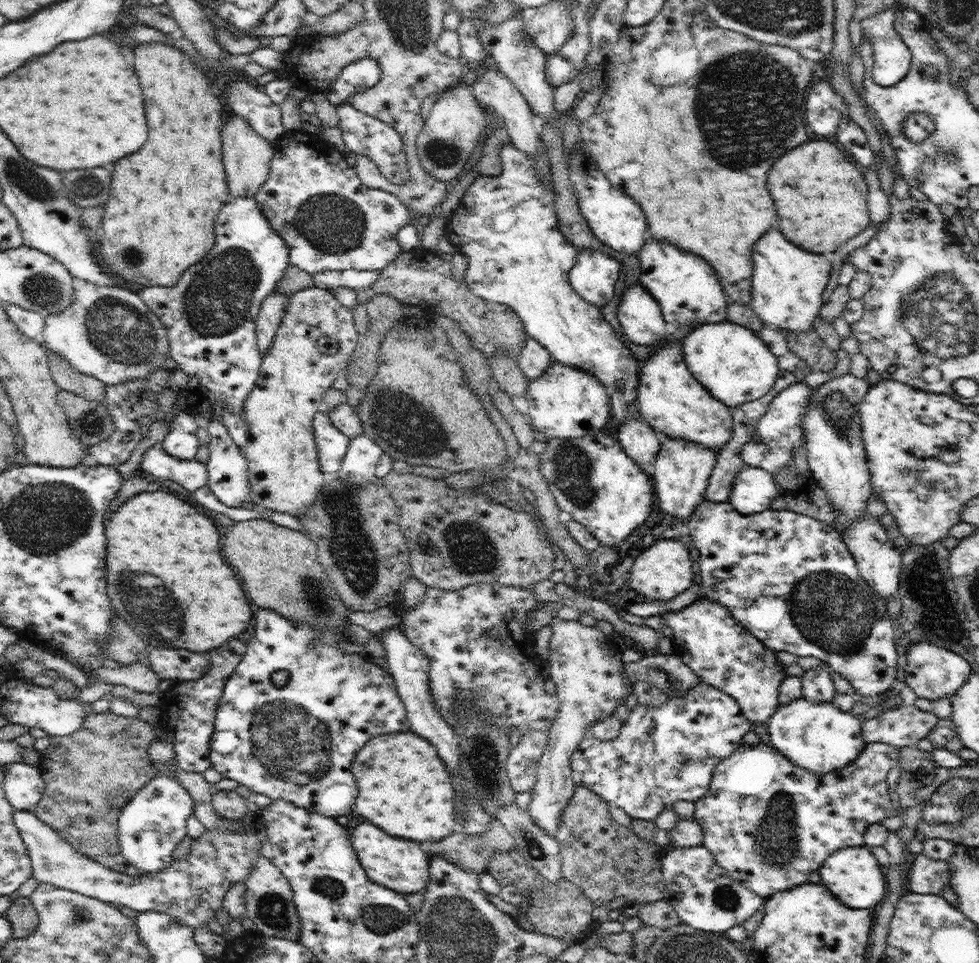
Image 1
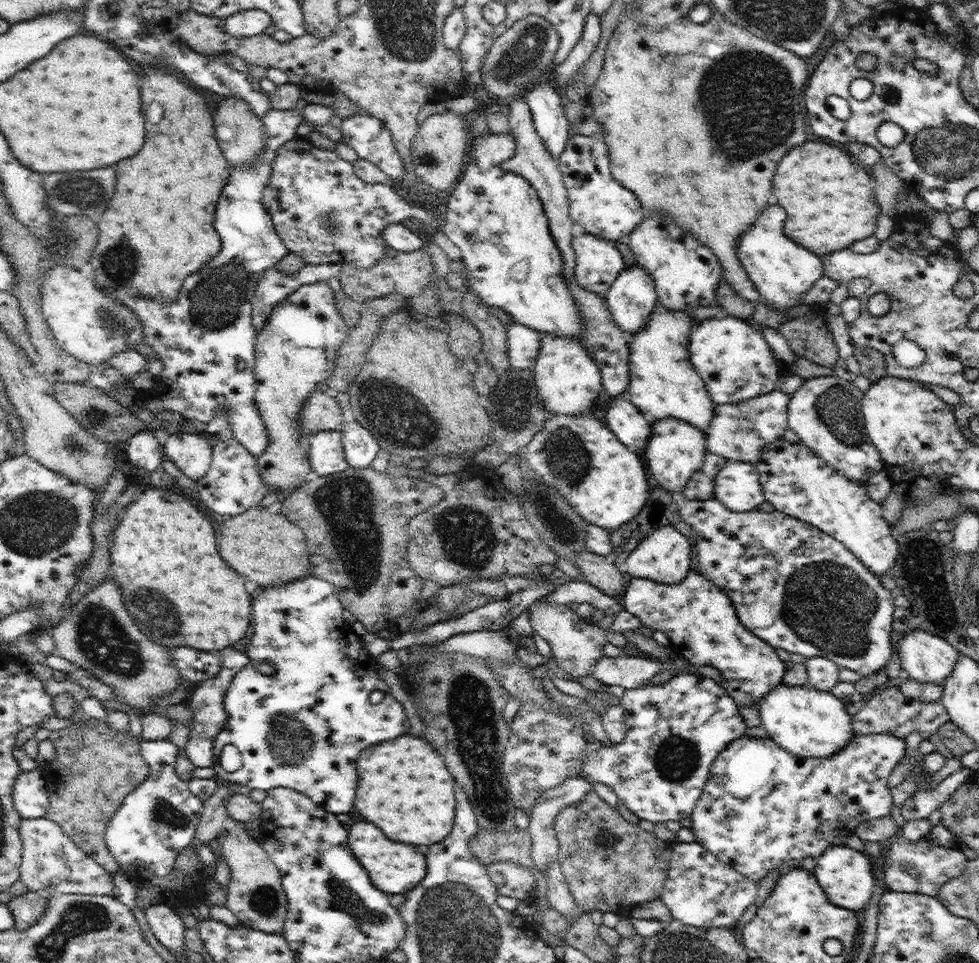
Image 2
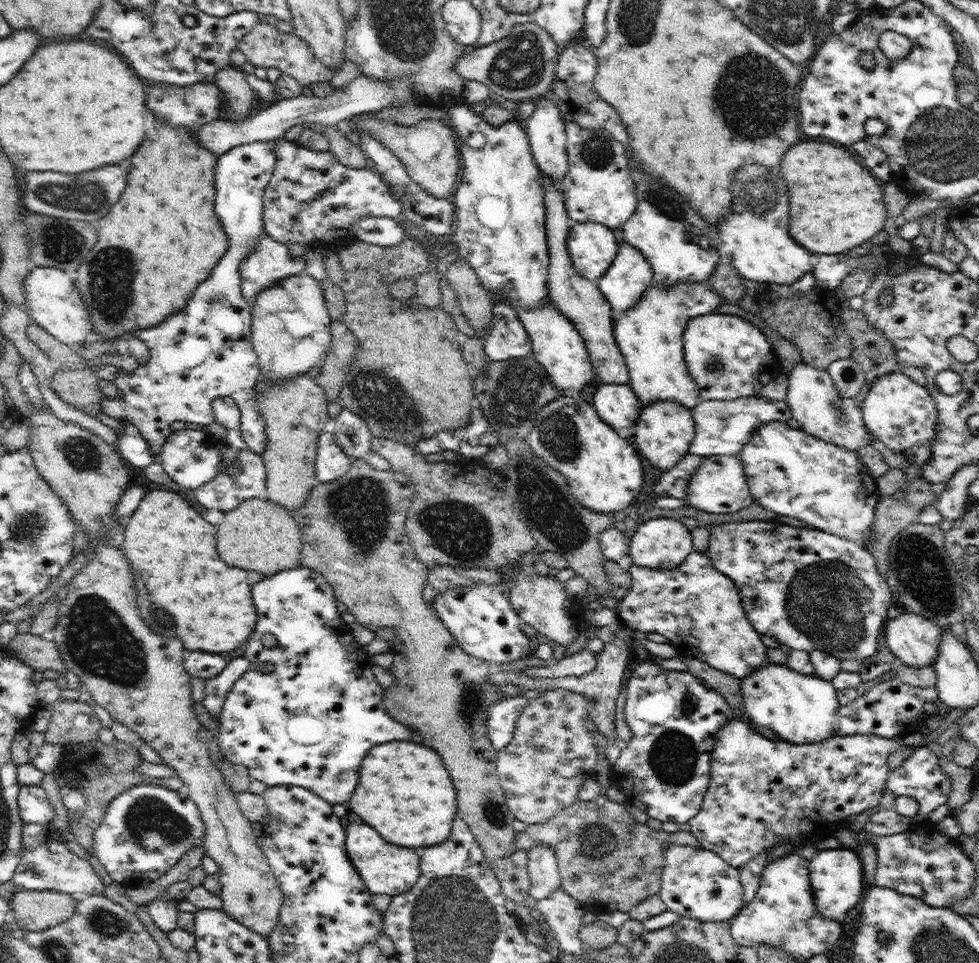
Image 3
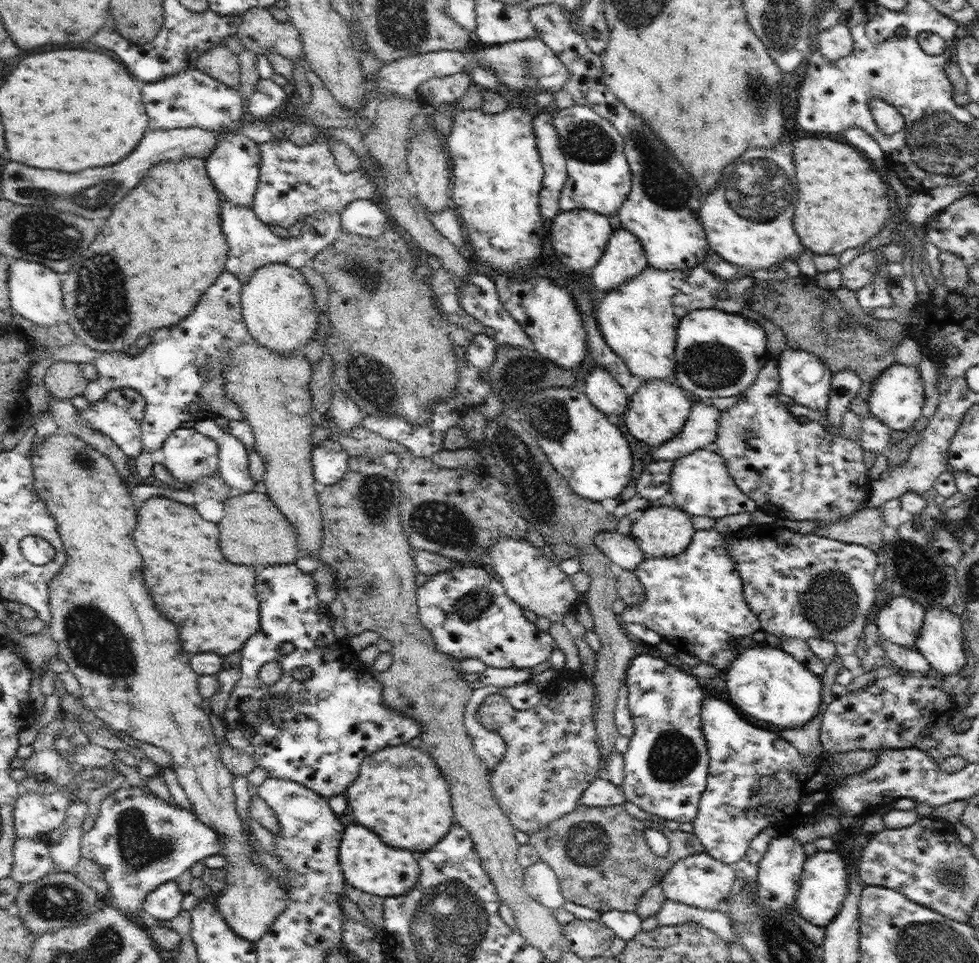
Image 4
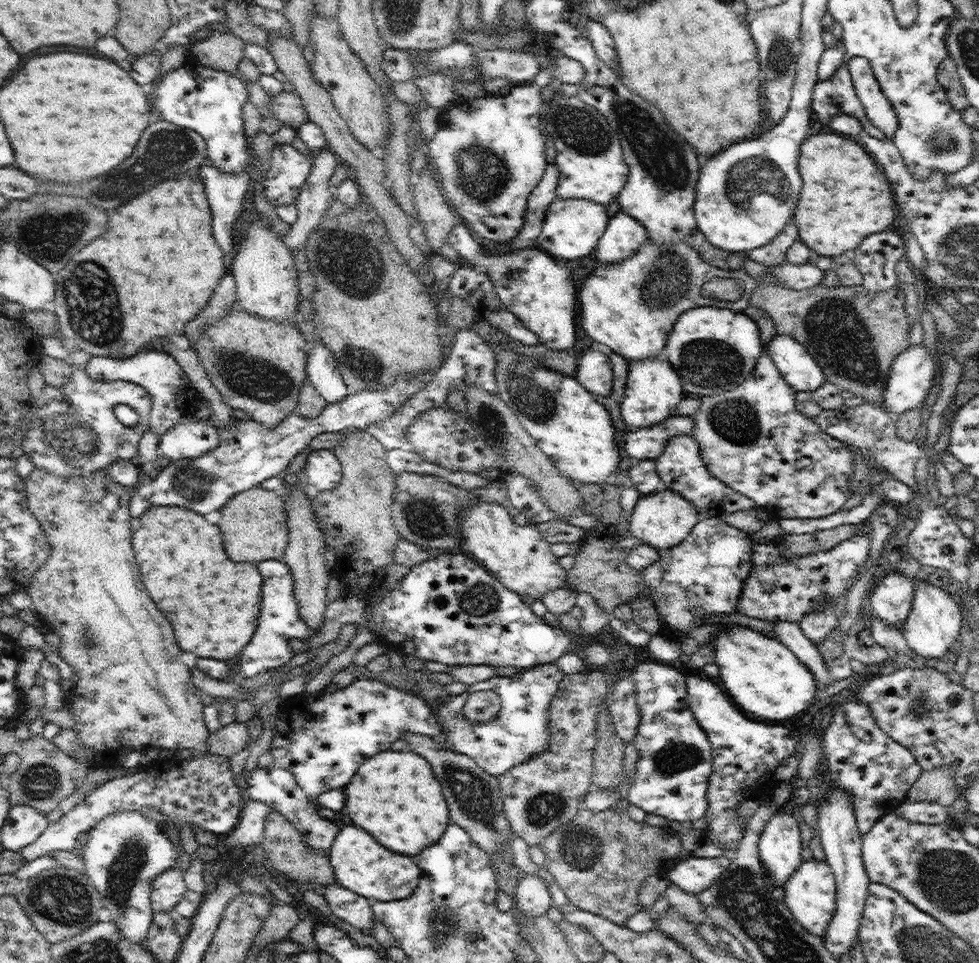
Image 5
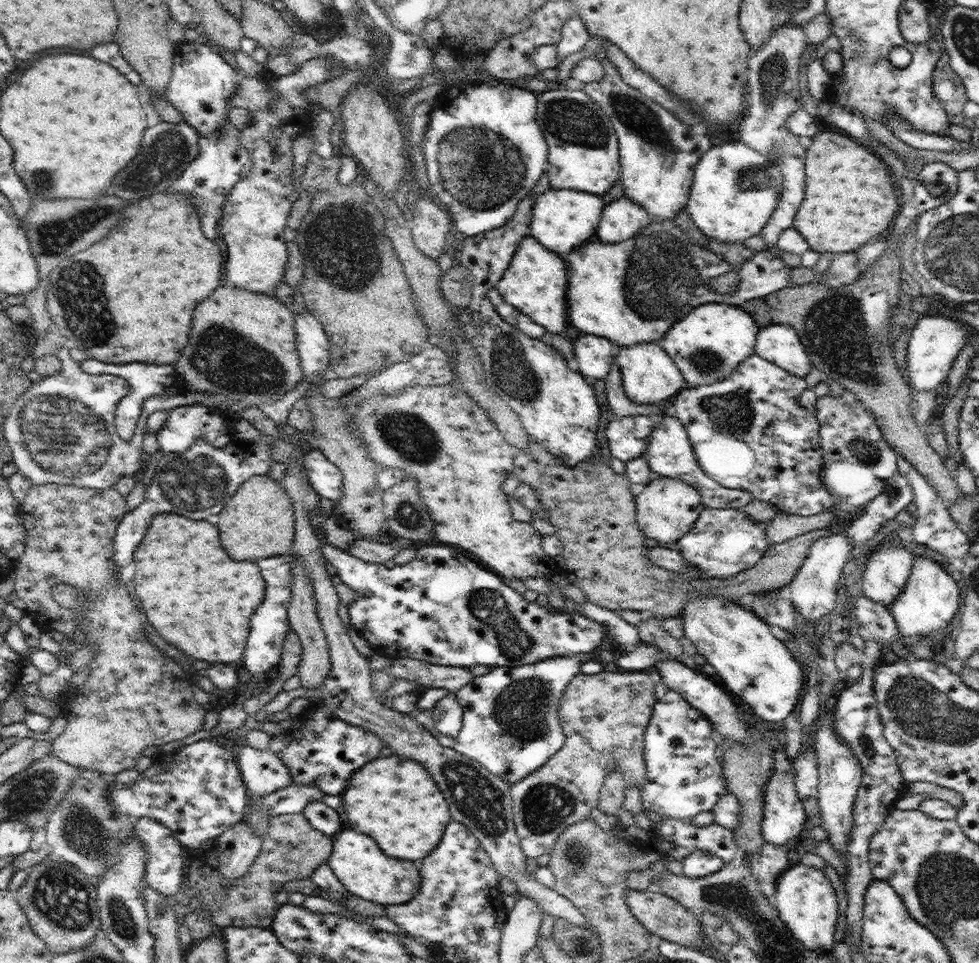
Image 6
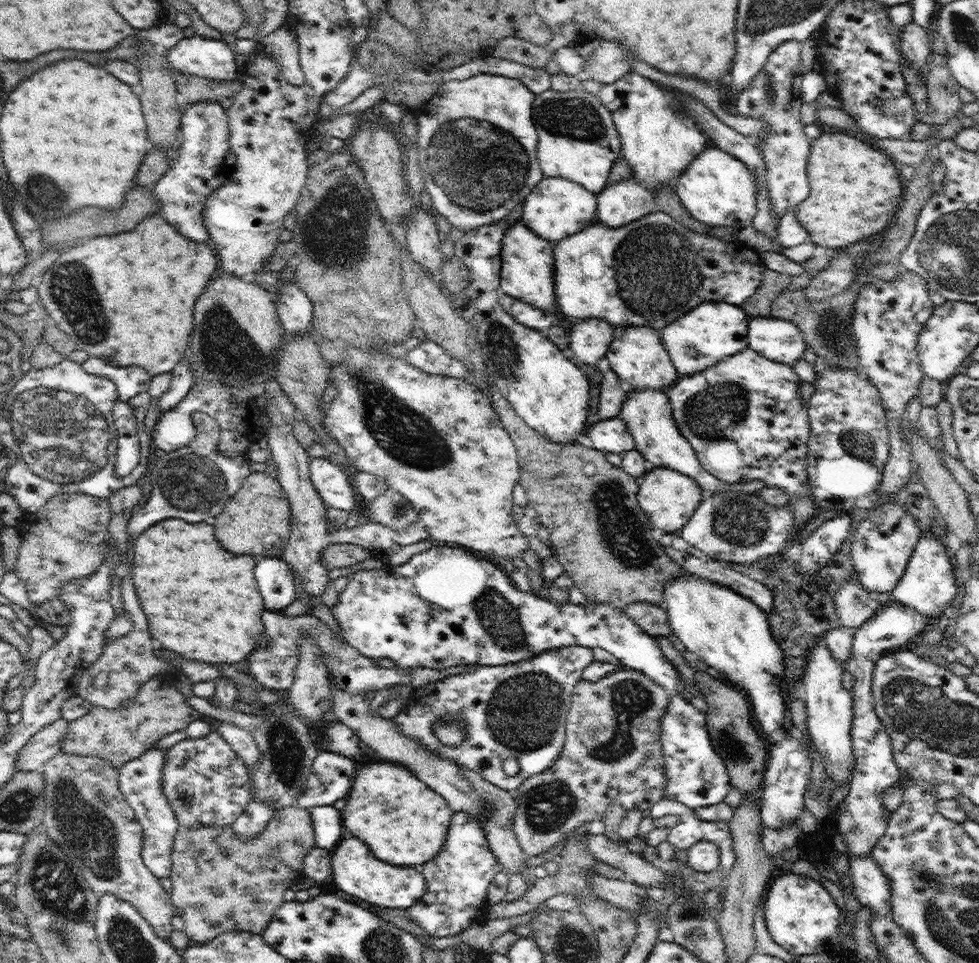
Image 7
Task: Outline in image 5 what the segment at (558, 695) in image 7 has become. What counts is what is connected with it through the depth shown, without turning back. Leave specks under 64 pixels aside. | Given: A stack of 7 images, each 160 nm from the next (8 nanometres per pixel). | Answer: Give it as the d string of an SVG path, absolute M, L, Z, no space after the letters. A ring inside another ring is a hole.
M554 662L531 667L520 674L516 672L510 677L496 676L484 682L468 685L464 693L449 696L445 704L434 710L440 723L441 735L450 740L450 750L469 756L488 774L500 778L513 766L539 755L539 752L550 744L549 708L563 677L564 673ZM488 689L496 691L502 699L499 715L492 722L470 722L463 715L463 706L469 694Z

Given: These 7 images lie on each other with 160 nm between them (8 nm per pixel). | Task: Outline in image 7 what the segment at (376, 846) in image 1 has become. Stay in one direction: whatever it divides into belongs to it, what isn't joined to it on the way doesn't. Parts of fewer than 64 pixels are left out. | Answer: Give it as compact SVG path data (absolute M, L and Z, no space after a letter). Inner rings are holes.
M360 838L341 840L331 853L333 884L338 888L338 893L349 899L358 899L366 904L382 908L403 908L414 906L425 893L426 880L414 868L390 866L378 860L372 850Z

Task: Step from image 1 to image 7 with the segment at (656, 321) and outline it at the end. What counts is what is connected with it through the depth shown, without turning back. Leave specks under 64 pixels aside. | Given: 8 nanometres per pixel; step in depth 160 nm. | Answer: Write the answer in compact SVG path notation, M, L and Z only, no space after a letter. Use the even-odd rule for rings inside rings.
M634 178L607 185L596 198L597 221L610 228L620 228L657 210L653 194Z

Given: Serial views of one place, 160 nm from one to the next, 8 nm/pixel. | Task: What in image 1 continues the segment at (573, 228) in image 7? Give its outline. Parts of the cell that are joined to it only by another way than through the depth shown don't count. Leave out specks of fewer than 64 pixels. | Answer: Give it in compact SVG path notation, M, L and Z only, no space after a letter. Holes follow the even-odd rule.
M582 249L569 272L569 281L586 302L601 308L614 298L619 272L620 263L616 259L600 250Z

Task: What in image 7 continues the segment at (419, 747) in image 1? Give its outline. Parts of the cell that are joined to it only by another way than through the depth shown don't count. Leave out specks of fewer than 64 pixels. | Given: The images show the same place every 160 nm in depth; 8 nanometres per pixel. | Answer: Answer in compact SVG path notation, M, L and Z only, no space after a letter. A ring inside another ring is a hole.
M370 764L356 772L356 780L342 810L344 826L364 840L372 852L396 866L426 864L443 847L455 812L449 804L420 782L408 768L400 764Z

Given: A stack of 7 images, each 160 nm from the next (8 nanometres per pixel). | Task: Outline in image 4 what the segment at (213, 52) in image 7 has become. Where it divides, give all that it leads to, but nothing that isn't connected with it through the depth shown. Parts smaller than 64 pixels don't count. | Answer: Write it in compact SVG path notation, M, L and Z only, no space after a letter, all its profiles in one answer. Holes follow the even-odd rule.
M189 68L162 80L144 84L142 98L150 118L150 128L170 130L192 127L218 133L218 145L205 160L208 177L225 200L234 206L251 207L258 187L261 153L256 142L240 133L240 126L246 116L238 91L239 89L226 86L199 68Z

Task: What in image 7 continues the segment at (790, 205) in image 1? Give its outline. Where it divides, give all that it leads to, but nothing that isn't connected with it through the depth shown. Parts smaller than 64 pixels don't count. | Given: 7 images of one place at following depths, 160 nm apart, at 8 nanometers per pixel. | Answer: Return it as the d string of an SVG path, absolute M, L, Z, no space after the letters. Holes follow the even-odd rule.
M822 133L811 141L811 146L810 196L795 208L795 215L818 250L846 249L884 230L894 218L902 194L892 160L870 144L846 134Z

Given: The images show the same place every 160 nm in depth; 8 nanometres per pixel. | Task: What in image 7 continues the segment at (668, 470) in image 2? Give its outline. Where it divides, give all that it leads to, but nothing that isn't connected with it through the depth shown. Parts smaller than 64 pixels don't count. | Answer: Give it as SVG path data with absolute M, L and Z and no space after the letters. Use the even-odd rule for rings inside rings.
M627 326L617 330L605 357L608 358L611 369L623 382L629 384L632 390L667 390L680 378L668 351L662 344L660 332L649 326Z

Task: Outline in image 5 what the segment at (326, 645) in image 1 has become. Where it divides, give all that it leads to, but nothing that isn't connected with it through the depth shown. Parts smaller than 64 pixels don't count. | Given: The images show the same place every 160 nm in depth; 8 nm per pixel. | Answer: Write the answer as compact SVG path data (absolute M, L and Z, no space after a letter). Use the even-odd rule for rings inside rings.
M268 559L258 562L258 568L264 578L262 606L260 606L256 634L252 636L250 644L242 650L240 673L237 676L240 681L286 666L295 656L289 645L290 640L300 639L306 642L314 636L314 630L308 630L308 624L298 614L298 606L294 600L294 579L290 567L283 560ZM357 677L344 688L334 692L324 689L314 693L300 693L296 697L288 697L280 705L277 716L276 730L272 745L267 750L276 766L289 770L296 782L304 789L309 799L329 790L341 789L352 780L358 766L367 758L388 750L392 743L402 739L404 733L414 733L432 738L441 736L440 723L430 705L418 694L407 692L402 688L378 684L366 677Z

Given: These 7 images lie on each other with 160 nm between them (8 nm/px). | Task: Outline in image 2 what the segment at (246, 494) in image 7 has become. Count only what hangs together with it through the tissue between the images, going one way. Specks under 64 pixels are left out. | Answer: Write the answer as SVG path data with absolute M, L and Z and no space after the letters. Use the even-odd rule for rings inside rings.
M255 506L225 520L218 534L218 550L224 562L250 582L258 582L260 586L280 586L311 574L304 531L290 522L282 511L270 514L267 508Z

